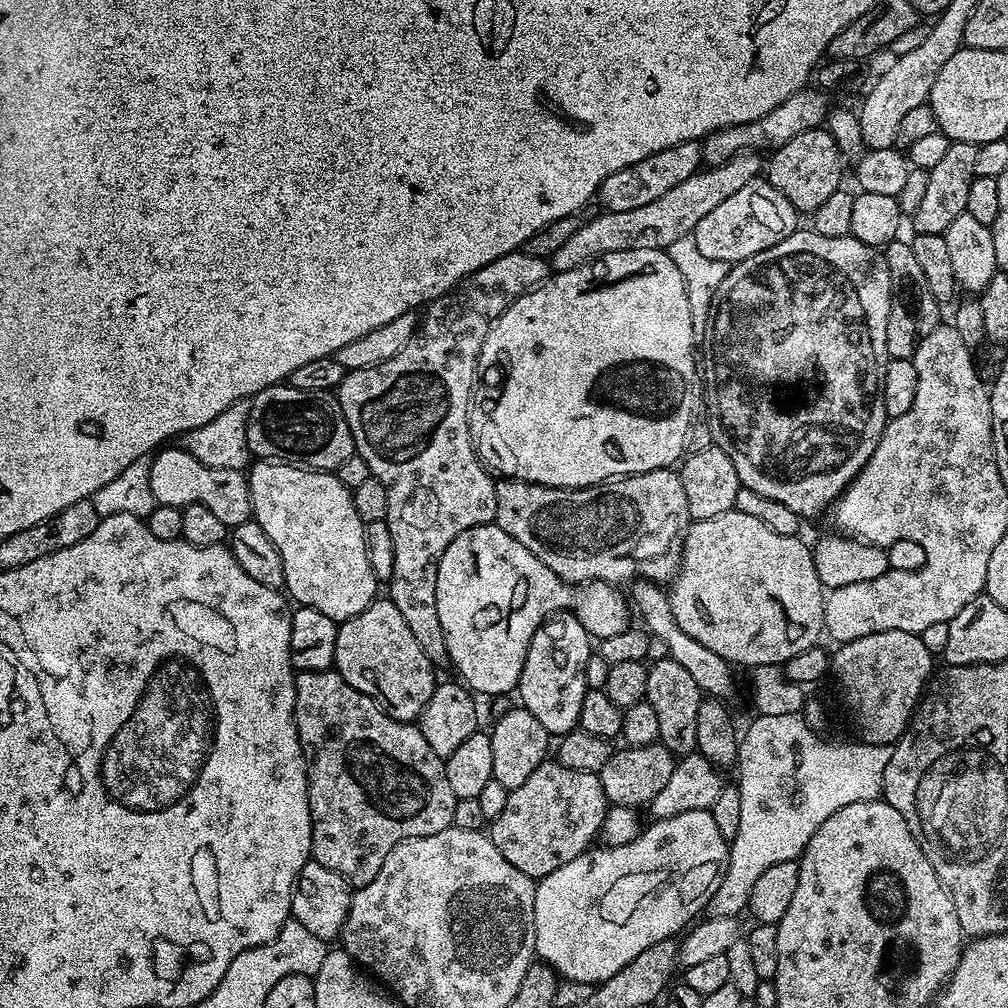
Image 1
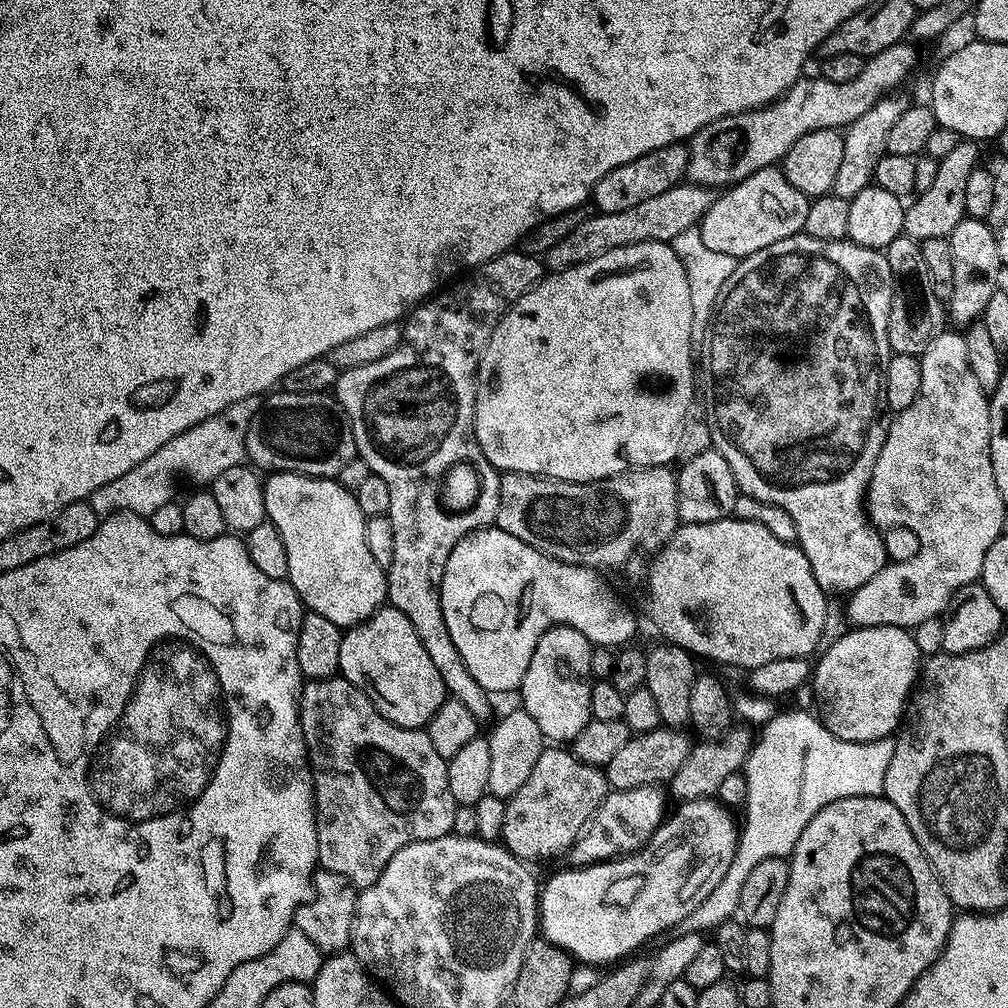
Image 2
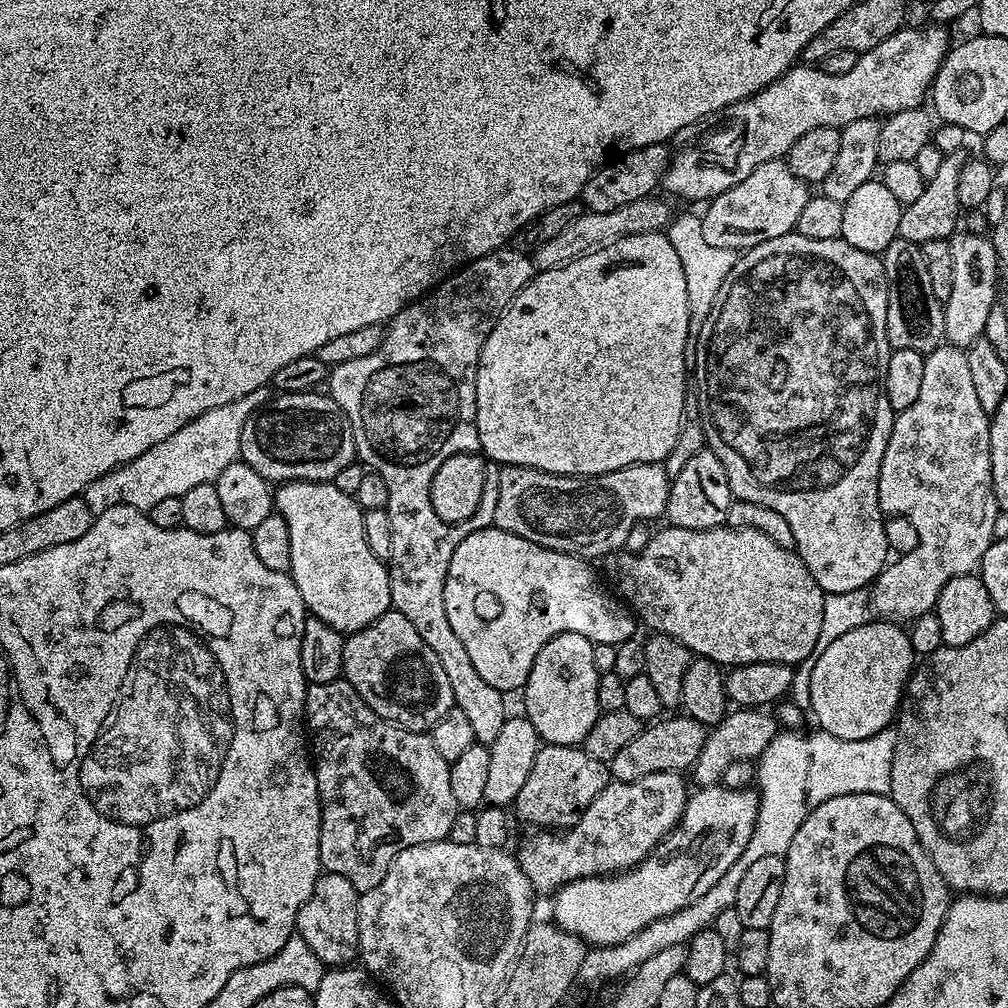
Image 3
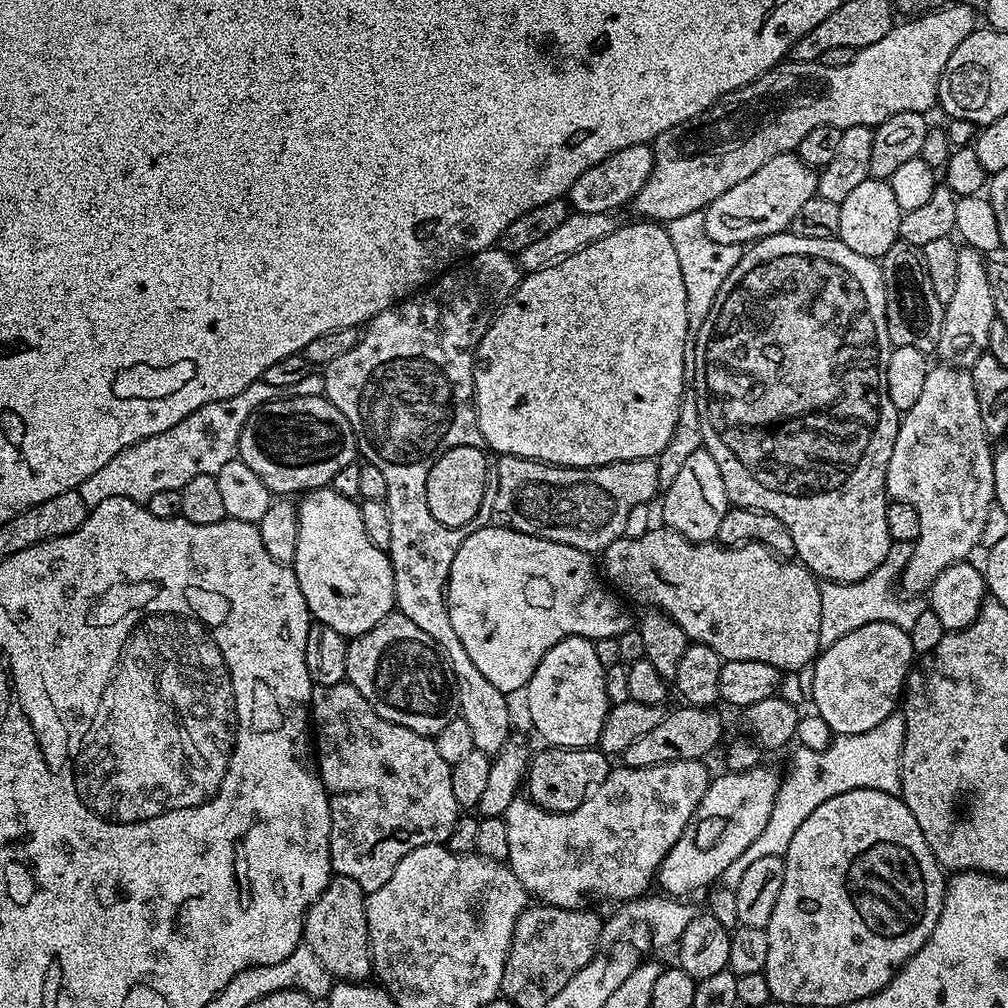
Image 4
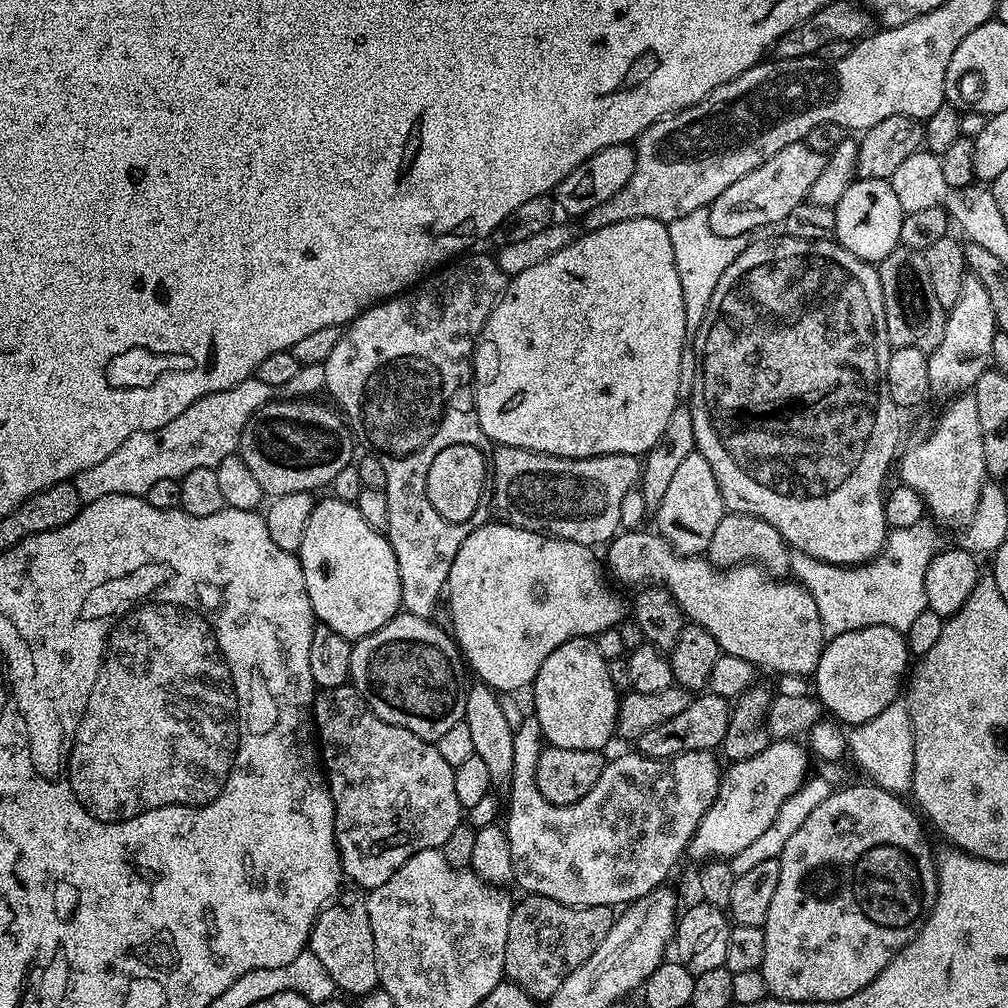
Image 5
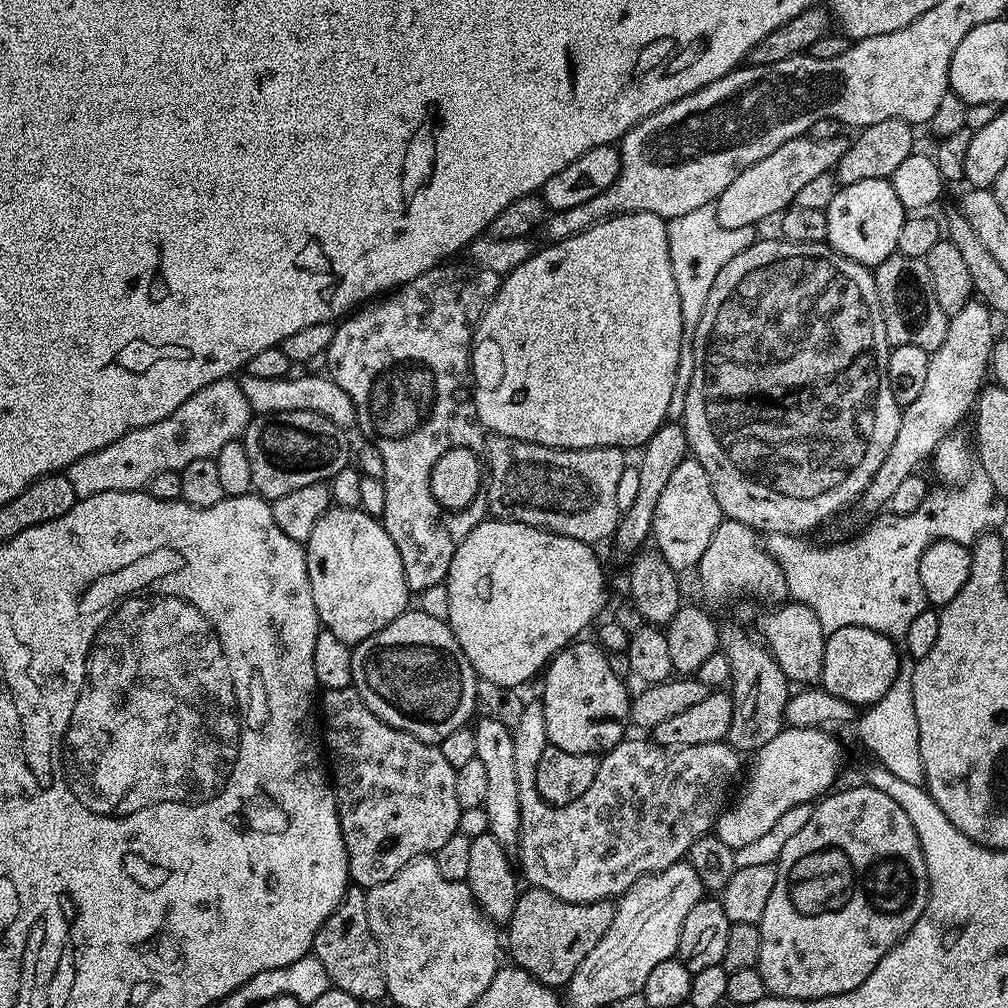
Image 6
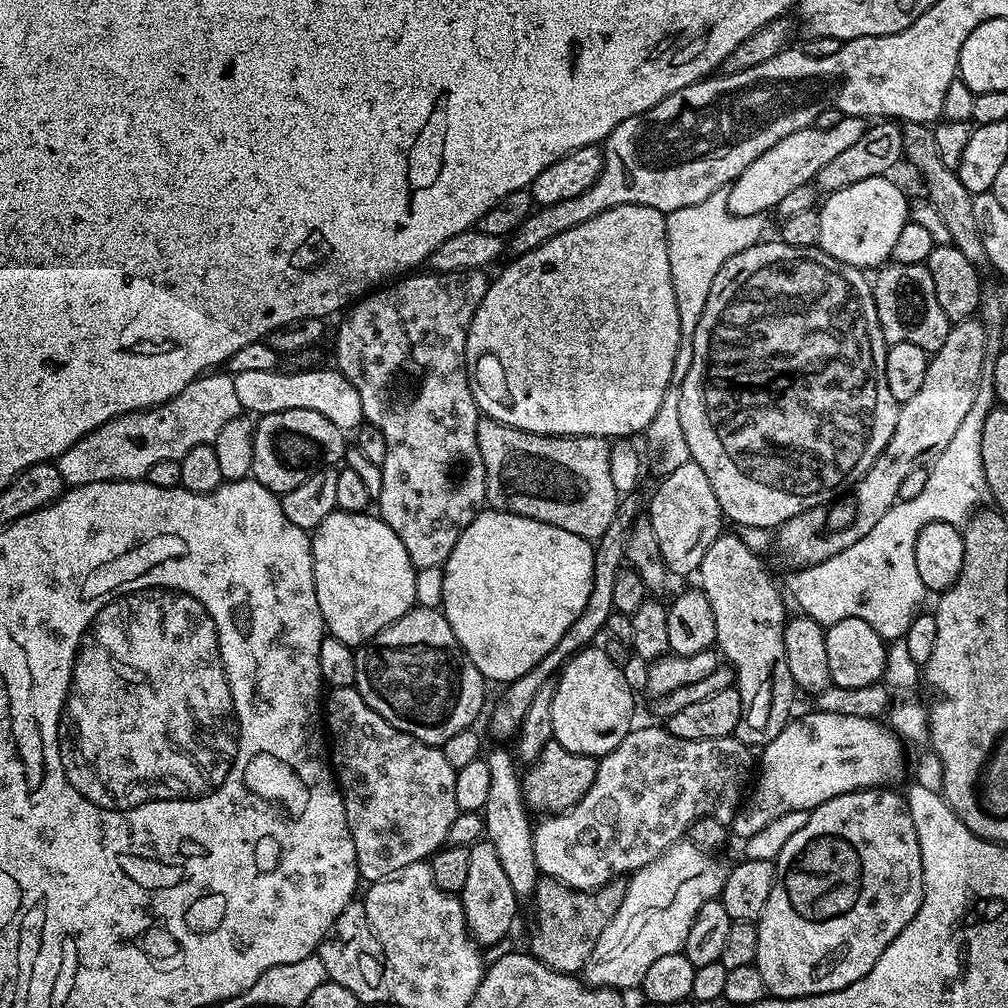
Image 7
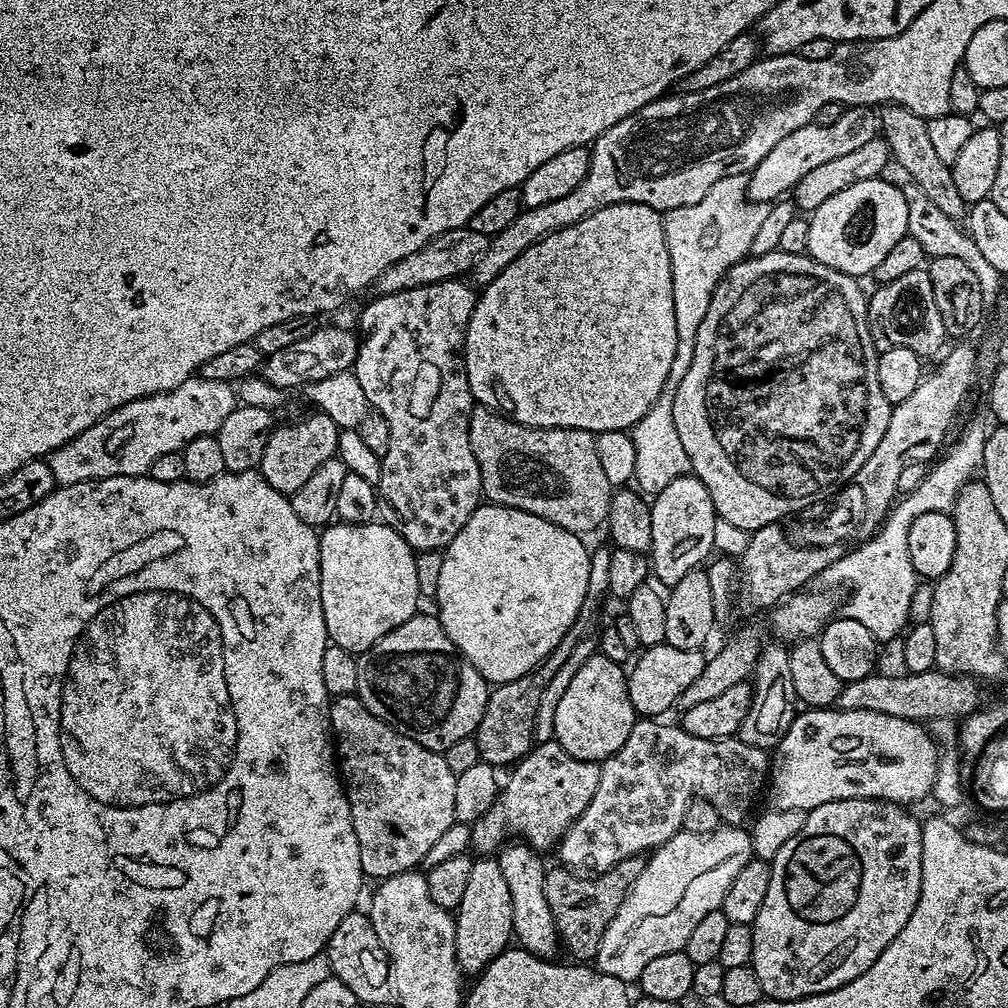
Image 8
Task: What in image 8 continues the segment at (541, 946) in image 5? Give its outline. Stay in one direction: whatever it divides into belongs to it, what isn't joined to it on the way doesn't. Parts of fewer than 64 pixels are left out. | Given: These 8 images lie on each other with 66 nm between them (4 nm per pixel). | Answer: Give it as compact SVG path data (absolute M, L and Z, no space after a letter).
M631 856L599 874L577 874L563 866L549 867L545 871L544 893L554 914L556 935L563 951L565 948L573 961L588 962L595 957L602 934L610 926L614 914L618 914L638 874L642 874L645 863L644 856Z

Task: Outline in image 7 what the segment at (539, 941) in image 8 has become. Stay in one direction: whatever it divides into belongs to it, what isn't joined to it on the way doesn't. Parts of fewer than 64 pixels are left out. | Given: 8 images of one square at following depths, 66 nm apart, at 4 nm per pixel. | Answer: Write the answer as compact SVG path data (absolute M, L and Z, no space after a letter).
M496 746L492 753L486 756L490 766L490 791L486 797L486 806L482 809L484 817L484 830L486 839L498 850L498 858L502 861L502 870L506 870L506 879L509 880L510 886L514 886L514 894L517 898L531 897L532 891L536 888L538 879L538 869L534 862L534 844L532 842L533 821L528 821L530 817L529 809L524 803L524 793L522 789L522 772L518 767L518 760L507 747Z

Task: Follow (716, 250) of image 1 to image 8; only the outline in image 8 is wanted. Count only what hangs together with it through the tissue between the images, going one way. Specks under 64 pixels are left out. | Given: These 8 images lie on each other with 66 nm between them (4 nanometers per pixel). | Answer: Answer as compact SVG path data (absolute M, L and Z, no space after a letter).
M848 106L841 111L838 118L829 124L811 123L794 130L794 134L786 134L762 162L753 168L748 176L748 198L757 204L775 202L785 194L791 193L796 183L810 170L823 166L833 158L843 158L846 154L859 150L866 142L877 139L881 131L877 113L868 106Z

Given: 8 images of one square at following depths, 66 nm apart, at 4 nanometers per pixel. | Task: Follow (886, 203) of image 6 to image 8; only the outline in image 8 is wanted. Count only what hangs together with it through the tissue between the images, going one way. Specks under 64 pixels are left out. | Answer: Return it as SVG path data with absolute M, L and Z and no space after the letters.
M885 178L854 182L854 186L846 186L846 190L838 190L834 198L826 198L822 206L818 206L807 217L810 226L810 242L807 255L813 256L818 262L830 266L847 276L864 278L864 275L875 273L878 262L890 254L894 242L908 235L907 208L903 187L891 184Z

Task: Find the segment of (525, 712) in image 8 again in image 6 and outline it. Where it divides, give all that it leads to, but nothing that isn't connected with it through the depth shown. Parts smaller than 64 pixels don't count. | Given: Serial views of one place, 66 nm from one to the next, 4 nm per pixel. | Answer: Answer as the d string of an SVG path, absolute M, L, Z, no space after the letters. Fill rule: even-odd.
M666 422L653 434L648 443L639 449L640 460L636 464L639 475L638 494L632 507L622 513L618 526L611 541L612 556L616 560L627 561L641 546L651 537L652 523L654 522L654 510L658 510L658 498L662 498L662 490L670 479L670 474L689 455L688 439L683 423ZM616 540L616 541L615 541ZM641 543L641 544L640 544Z

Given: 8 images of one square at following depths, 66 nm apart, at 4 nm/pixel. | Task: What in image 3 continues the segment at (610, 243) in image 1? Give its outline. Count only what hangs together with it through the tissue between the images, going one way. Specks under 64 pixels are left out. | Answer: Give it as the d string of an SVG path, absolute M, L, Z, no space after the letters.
M653 194L644 197L638 202L630 202L626 206L618 206L618 210L609 212L584 213L570 226L564 227L562 234L550 238L550 242L542 242L534 250L534 264L541 272L554 270L566 266L571 260L577 260L579 256L594 251L595 248L605 248L610 242L614 242L623 236L630 234L642 234L643 232L664 232L674 219L674 211L667 204L667 199L659 200L659 195Z

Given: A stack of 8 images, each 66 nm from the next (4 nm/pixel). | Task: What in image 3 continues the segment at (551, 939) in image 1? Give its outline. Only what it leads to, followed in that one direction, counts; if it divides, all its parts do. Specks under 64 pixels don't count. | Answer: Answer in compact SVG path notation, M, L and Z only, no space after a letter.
M721 783L712 784L708 788L697 787L689 795L684 807L684 813L675 830L661 844L656 845L655 850L641 864L636 865L635 868L628 868L624 872L618 872L610 876L591 876L590 878L575 880L574 882L565 884L559 892L555 893L554 900L556 900L556 905L552 908L553 914L556 915L553 916L555 923L559 924L561 928L566 929L570 934L580 937L585 945L607 946L626 942L631 936L638 934L638 930L650 926L650 922L654 922L666 914L674 914L674 910L682 910L682 906L690 906L690 902L694 902L697 898L702 898L702 894L706 894L706 890L710 890L710 886L714 886L714 882L718 882L718 878L722 878L722 874L726 874L726 870L730 870L730 866L734 866L734 862L738 862L738 854L742 854L742 850L746 850L746 842L750 842L750 834L754 830L754 822L758 818L759 805L759 791L752 788L726 788Z

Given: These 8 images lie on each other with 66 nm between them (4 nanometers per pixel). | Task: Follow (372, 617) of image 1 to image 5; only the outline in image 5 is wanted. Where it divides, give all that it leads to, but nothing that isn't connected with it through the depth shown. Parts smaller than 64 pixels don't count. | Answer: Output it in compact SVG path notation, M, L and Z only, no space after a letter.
M401 611L374 634L355 641L350 654L350 680L362 698L386 722L434 742L463 720L466 694L466 661L453 637L426 616Z

